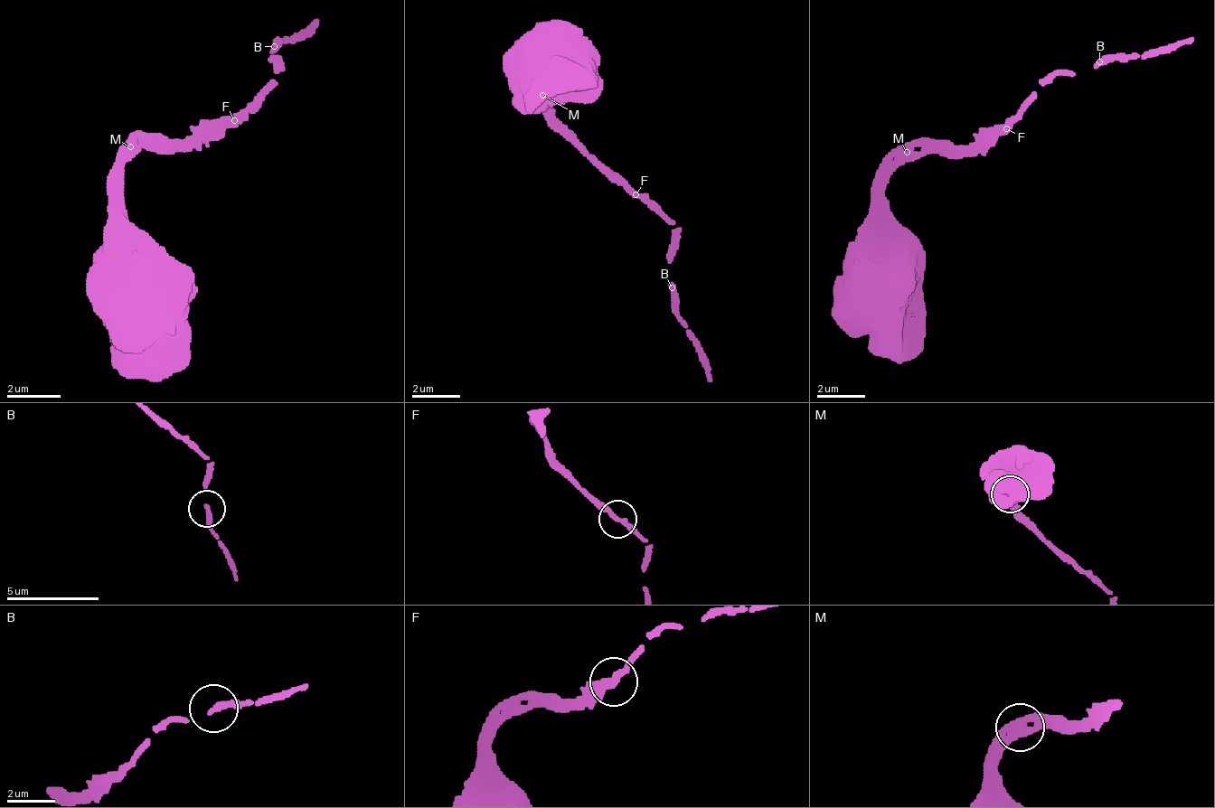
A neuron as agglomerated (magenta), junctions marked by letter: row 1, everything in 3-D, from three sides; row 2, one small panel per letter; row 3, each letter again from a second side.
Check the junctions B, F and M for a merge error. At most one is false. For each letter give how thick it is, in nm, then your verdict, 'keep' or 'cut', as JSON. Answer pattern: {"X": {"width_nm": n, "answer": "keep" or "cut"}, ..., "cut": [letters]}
{"B": {"width_nm": 200, "answer": "keep"}, "F": {"width_nm": 320, "answer": "keep"}, "M": {"width_nm": 360, "answer": "keep"}, "cut": []}

